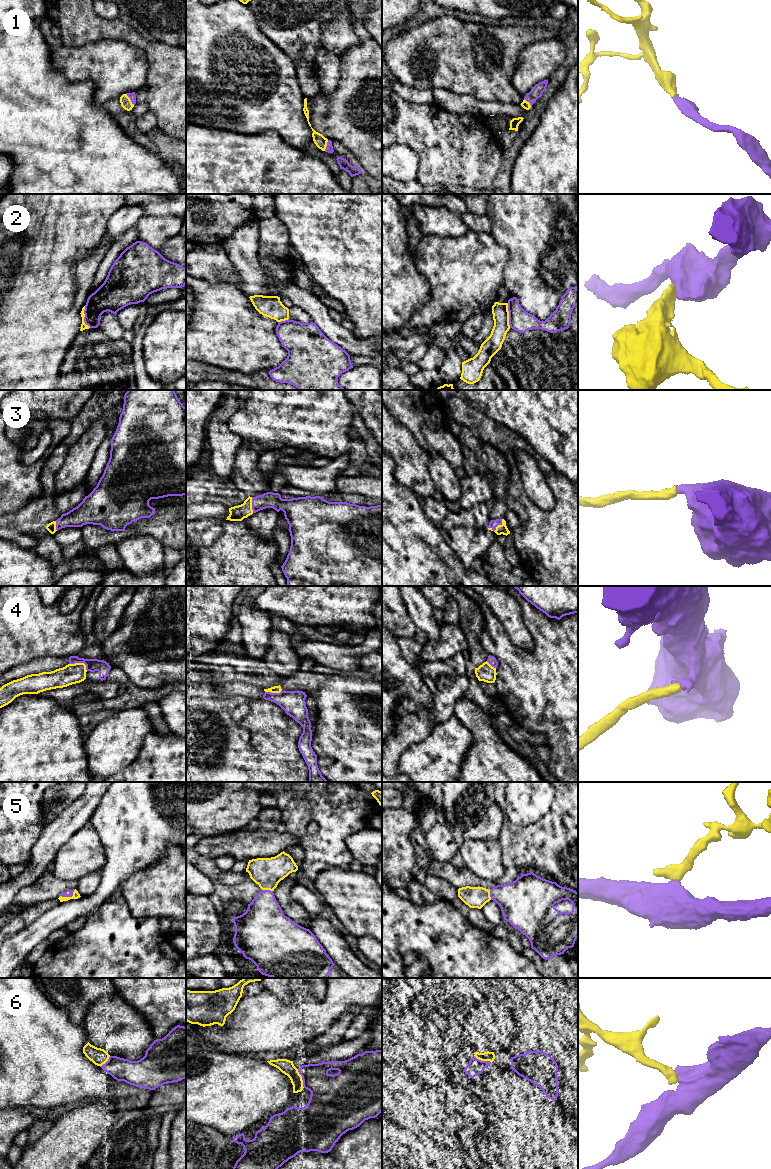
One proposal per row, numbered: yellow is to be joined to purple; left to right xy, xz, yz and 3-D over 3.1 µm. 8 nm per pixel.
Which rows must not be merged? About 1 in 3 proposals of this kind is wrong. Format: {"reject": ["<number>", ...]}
{"reject": ["2", "4"]}

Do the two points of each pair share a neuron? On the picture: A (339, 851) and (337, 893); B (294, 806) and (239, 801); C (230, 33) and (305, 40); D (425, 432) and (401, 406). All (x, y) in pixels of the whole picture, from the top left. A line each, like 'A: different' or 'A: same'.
A: different
B: different
C: different
D: same

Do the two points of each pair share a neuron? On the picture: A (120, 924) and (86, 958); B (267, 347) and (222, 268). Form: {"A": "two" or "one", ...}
{"A": "one", "B": "two"}

